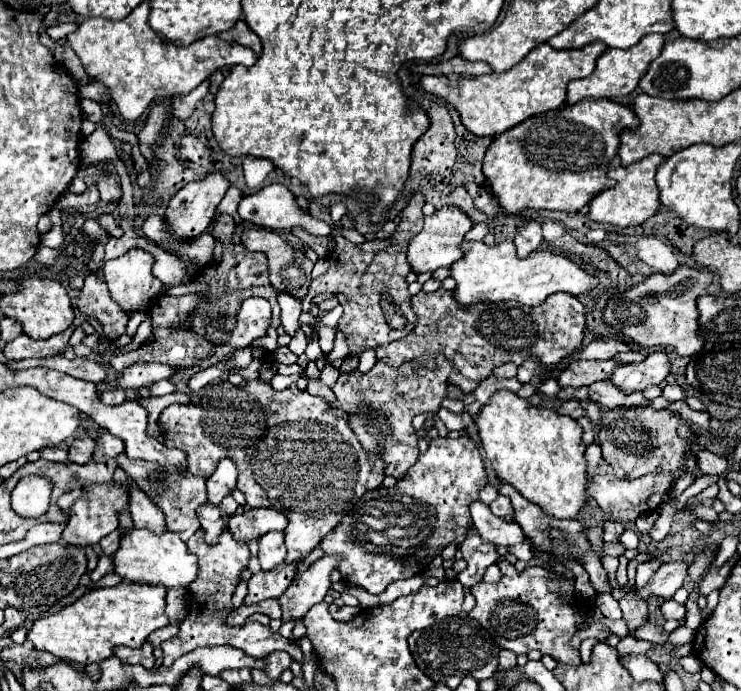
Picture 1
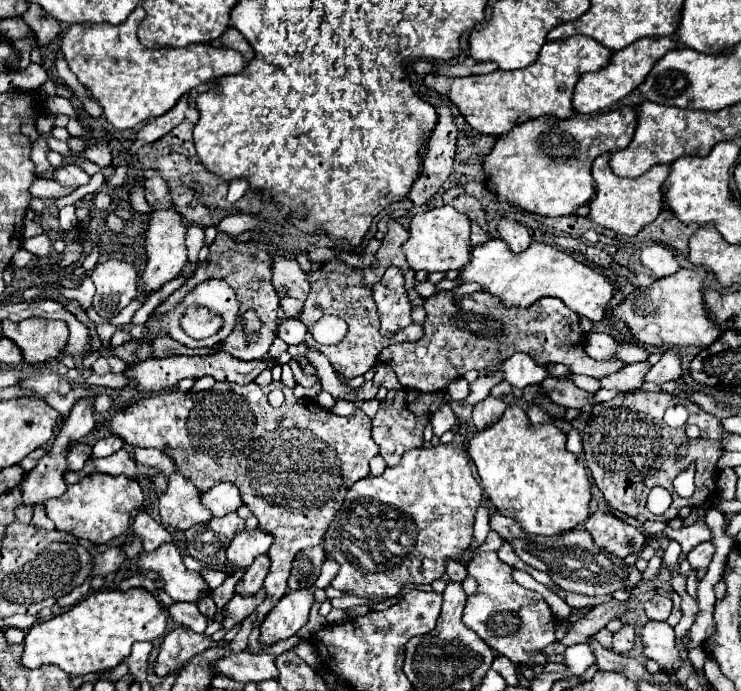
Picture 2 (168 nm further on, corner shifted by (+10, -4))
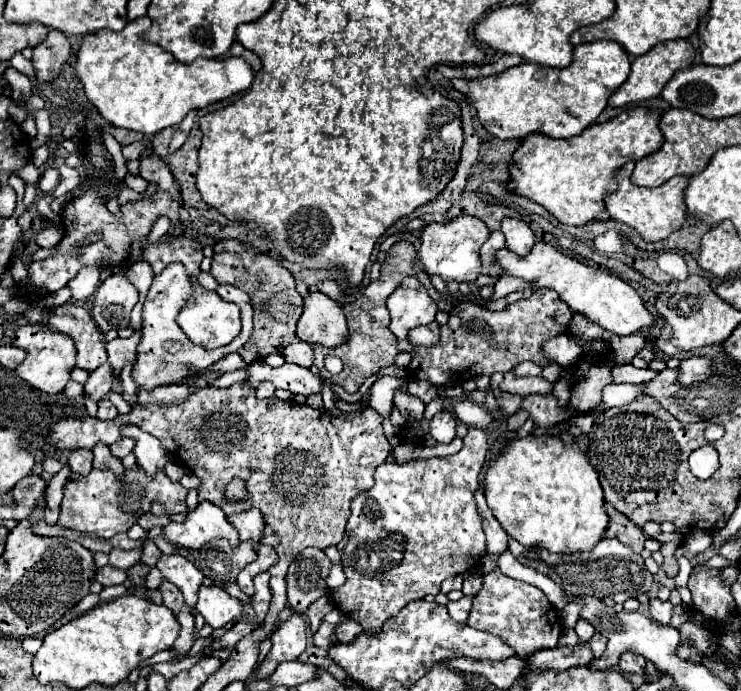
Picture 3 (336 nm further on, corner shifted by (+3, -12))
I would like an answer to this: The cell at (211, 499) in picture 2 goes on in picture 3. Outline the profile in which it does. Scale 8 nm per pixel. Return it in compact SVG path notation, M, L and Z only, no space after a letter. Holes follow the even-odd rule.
M250 508L250 510L238 512L238 514L230 514L230 516L228 516L228 522L238 530L240 540L252 538L252 540L256 542L254 548L258 548L258 540L262 538L260 532L262 532L262 528L264 528L264 520L262 520L260 510Z

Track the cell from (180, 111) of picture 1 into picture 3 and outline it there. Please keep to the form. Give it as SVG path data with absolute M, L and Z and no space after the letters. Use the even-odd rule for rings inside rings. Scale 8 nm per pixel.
M192 110L178 126L170 126L170 128L160 130L160 132L152 138L152 152L158 154L158 156L168 156L168 154L172 154L174 150L178 150L178 148L184 144L190 128L194 126L194 118L196 118L196 112Z

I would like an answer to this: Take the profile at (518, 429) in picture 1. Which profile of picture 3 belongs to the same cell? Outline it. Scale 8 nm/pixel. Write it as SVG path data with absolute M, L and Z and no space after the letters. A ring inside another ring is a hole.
M528 434L526 438L514 436L508 440L504 450L490 462L484 474L484 494L502 528L524 546L540 546L558 554L592 550L608 526L602 486L596 470L588 464L578 444L564 446L558 436Z

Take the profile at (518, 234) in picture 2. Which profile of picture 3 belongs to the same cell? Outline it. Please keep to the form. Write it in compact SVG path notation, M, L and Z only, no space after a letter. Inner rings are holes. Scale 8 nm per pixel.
M504 218L500 224L500 230L506 236L506 248L516 252L518 256L526 256L536 244L534 232L518 218Z

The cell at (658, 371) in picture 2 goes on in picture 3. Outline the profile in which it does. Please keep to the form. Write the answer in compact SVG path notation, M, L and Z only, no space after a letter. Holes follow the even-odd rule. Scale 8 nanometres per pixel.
M686 358L678 366L678 378L676 384L688 386L688 384L698 384L704 382L712 374L710 360L708 358Z

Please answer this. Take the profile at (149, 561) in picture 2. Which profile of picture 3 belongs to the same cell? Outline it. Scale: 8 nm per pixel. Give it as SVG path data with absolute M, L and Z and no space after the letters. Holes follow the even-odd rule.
M200 586L198 602L194 608L212 628L222 628L242 614L242 602L232 598L218 586Z

